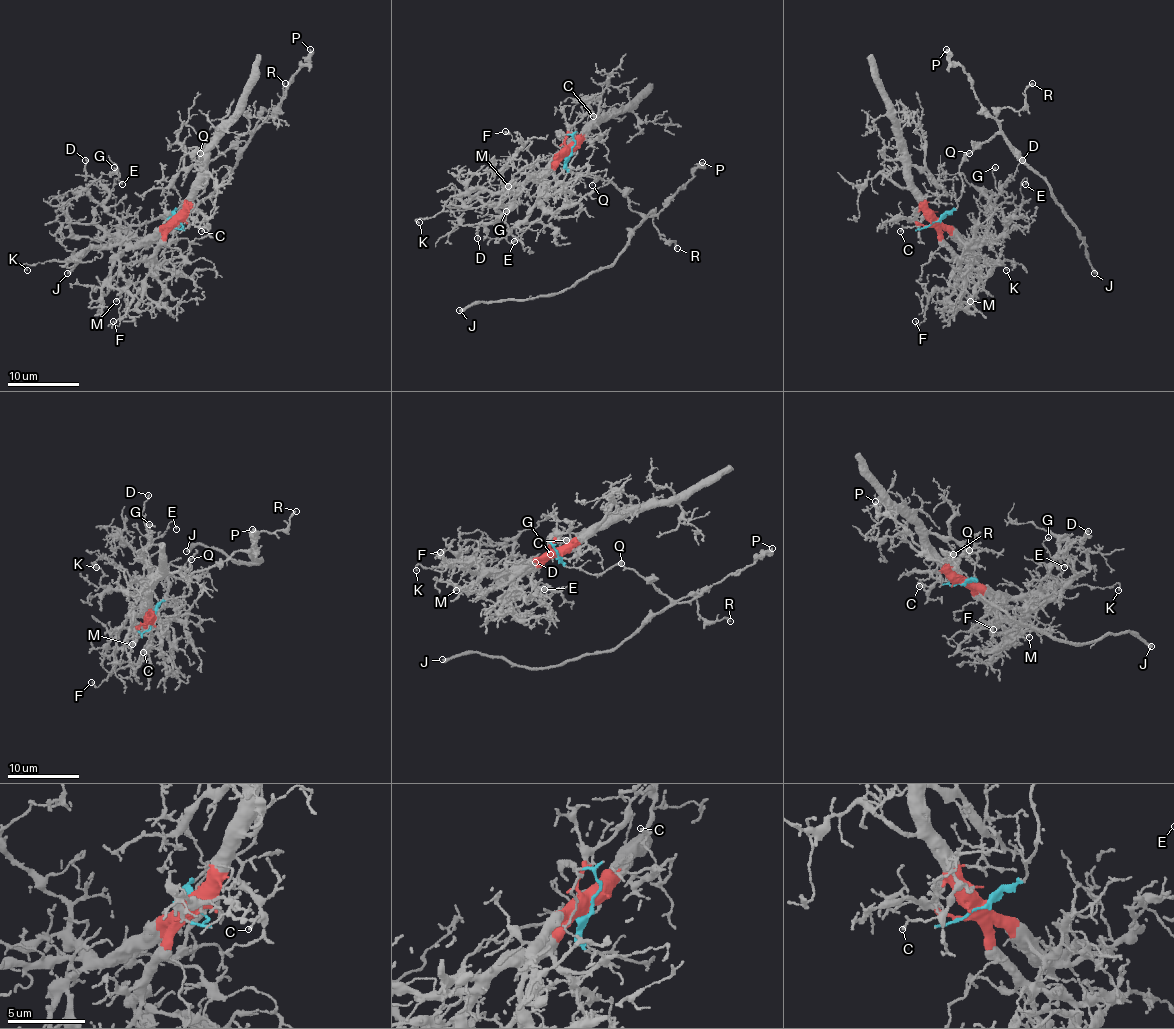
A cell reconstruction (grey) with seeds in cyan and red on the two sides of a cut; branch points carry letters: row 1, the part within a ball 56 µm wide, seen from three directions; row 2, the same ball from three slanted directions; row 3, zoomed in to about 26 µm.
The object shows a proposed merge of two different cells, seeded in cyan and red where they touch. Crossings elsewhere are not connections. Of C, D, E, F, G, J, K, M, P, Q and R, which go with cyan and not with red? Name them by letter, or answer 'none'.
J, P, Q, R

